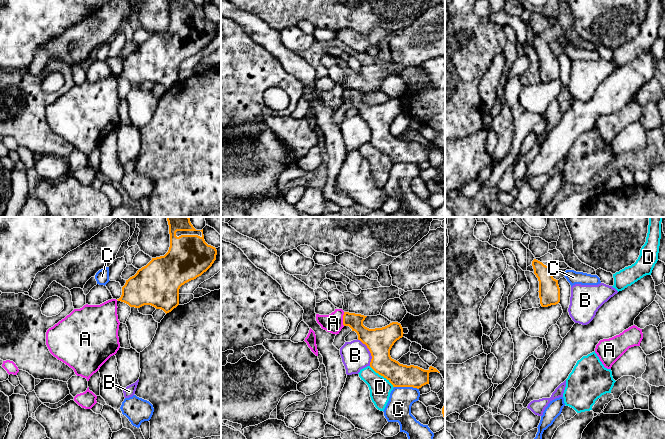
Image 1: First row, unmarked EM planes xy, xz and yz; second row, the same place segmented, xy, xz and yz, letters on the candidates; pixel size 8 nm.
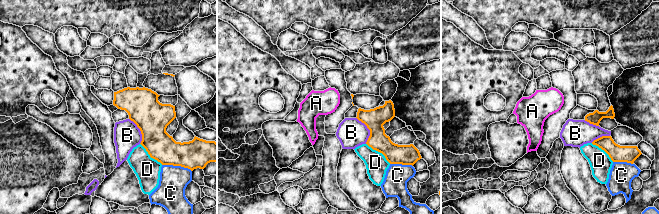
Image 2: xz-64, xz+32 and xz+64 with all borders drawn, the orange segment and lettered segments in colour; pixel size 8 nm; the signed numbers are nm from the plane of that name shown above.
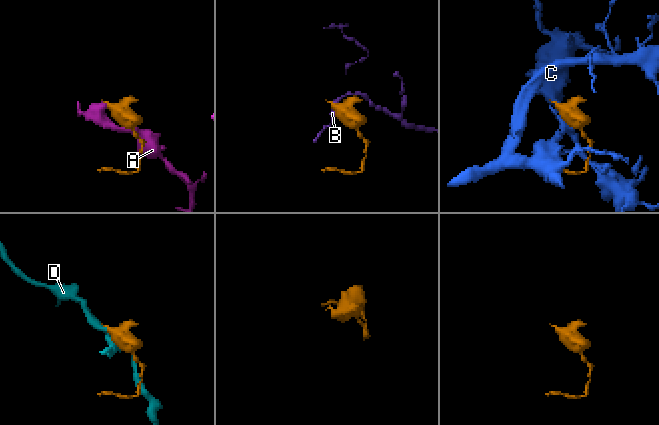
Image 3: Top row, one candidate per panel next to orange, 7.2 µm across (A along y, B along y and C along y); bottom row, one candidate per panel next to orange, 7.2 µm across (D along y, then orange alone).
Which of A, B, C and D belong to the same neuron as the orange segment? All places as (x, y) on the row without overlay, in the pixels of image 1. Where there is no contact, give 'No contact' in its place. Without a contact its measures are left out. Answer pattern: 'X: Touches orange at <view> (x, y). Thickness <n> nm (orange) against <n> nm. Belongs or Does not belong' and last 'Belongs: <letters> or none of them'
A: Touches orange at xz (343, 95). Thickness 130 nm (orange) against 160 nm. Does not belong
B: Touches orange at xz (369, 126). Thickness 220 nm (orange) against 220 nm. Does not belong
C: Touches orange at xz (406, 162). Thickness 190 nm (orange) against 200 nm. Does not belong
D: Touches orange at xz (382, 151). Thickness 190 nm (orange) against 180 nm. Does not belong
Belongs: none of them

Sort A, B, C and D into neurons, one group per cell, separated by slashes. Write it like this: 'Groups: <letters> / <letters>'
Groups: A / B / C / D

